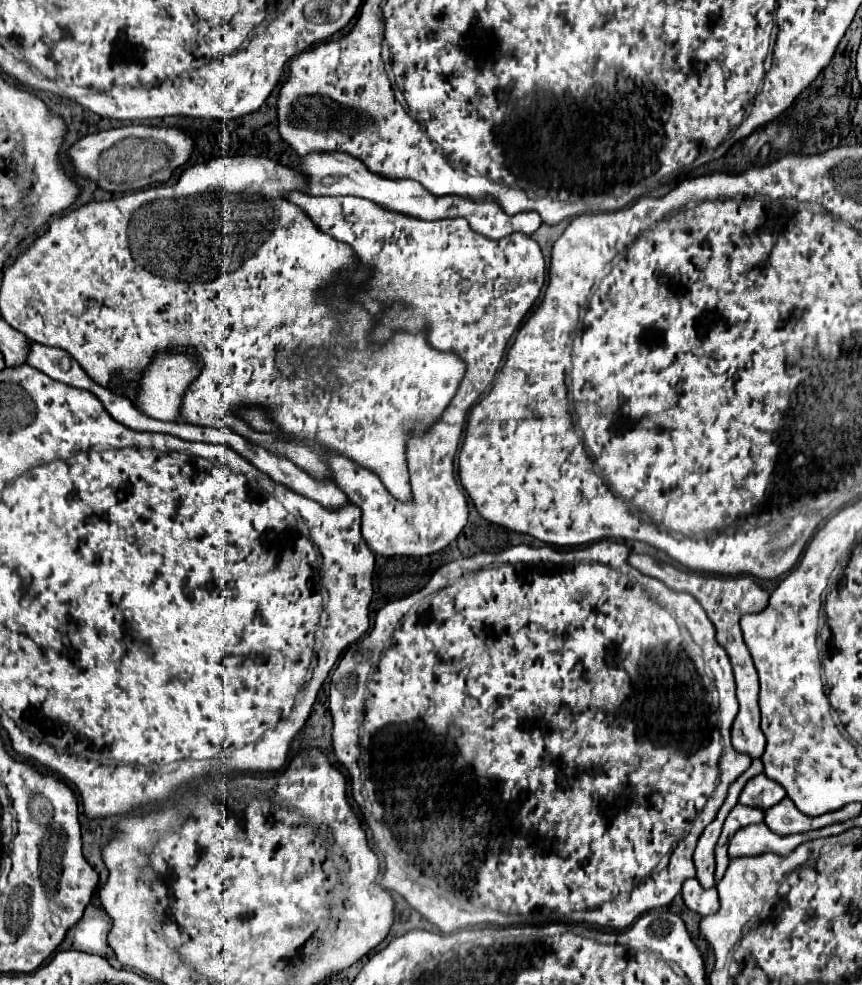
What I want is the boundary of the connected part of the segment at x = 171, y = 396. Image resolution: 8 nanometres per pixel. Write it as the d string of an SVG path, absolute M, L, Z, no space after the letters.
M166 352L164 356L158 356L140 378L140 392L138 392L134 406L150 418L176 422L178 414L180 414L182 394L188 388L188 384L198 376L198 372L200 372L200 366L196 362L196 356L192 356L192 354L186 356L186 354Z

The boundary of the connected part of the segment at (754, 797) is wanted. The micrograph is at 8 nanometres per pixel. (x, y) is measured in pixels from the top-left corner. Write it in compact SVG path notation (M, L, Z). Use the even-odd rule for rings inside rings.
M758 774L752 780L748 780L748 784L744 786L740 794L740 804L768 810L770 806L778 804L784 796L786 792L780 784L776 784L774 780L768 780L768 776L764 774Z

